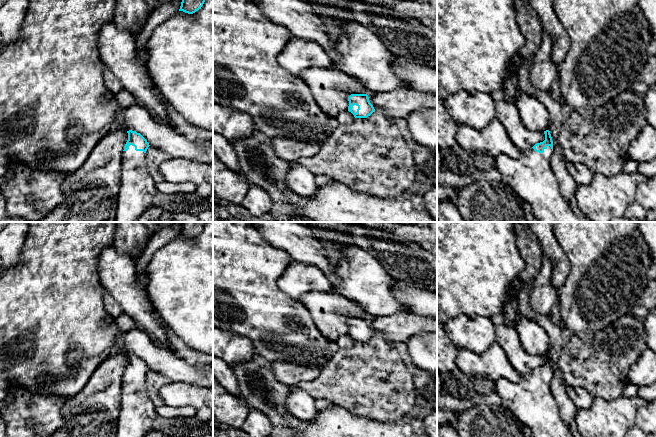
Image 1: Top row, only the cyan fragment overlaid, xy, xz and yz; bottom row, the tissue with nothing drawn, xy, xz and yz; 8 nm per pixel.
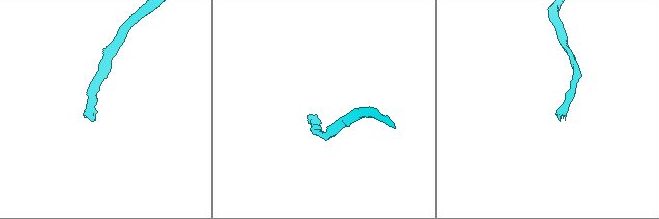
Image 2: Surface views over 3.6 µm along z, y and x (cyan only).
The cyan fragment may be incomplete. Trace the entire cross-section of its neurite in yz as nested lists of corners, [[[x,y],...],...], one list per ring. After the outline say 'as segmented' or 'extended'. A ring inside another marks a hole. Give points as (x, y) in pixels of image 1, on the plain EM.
[[[549,354],[545,364],[522,375],[518,382],[499,378],[494,382],[496,393],[505,408],[528,427],[532,437],[575,437],[561,419],[558,405],[550,389],[553,365]]]; extended

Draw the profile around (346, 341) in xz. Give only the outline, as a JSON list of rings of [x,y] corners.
[[[348,334],[340,337],[335,342],[338,348],[346,348],[346,349],[351,348],[354,345],[354,343],[355,343],[354,339],[351,336],[349,336]]]

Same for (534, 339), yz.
[[[520,316],[516,329],[522,348],[526,353],[540,356],[547,354],[549,336],[541,325],[534,320]]]

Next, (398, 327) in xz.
[[[398,311],[389,316],[368,318],[380,337],[387,342],[406,342],[413,335],[437,333],[437,318],[411,311]]]

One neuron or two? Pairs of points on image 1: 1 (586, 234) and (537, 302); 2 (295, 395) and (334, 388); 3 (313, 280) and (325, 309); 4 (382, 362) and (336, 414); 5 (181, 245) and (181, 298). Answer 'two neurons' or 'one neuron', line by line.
1: two neurons
2: two neurons
3: two neurons
4: two neurons
5: one neuron

